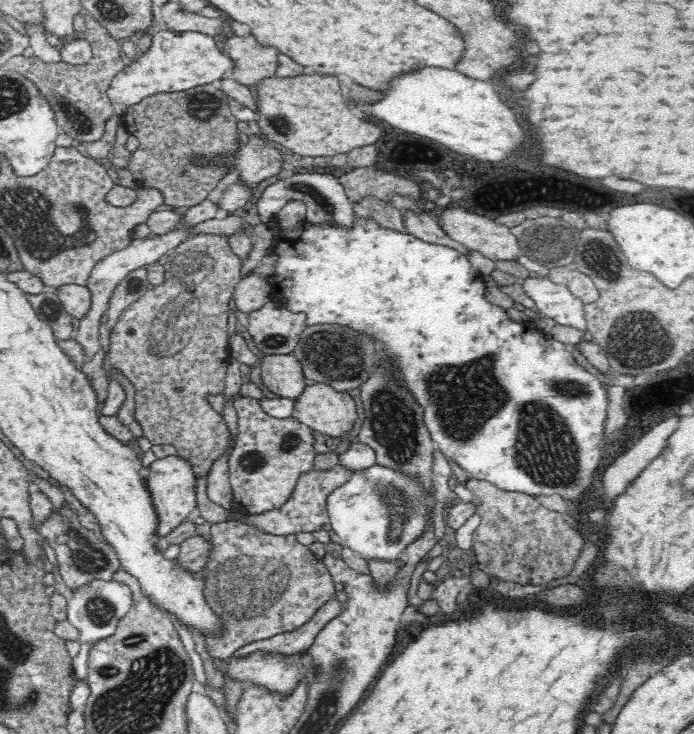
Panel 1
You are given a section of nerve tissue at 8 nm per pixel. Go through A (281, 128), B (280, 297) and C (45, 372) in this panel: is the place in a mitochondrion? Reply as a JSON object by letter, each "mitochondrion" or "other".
{"A":"mitochondrion","B":"other","C":"other"}

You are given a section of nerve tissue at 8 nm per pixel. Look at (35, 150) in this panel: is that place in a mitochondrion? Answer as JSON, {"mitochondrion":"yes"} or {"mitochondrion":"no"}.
{"mitochondrion":"no"}

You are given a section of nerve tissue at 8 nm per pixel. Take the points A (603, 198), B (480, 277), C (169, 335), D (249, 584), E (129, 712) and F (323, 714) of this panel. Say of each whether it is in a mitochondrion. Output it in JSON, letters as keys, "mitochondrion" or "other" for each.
{"A":"other","B":"other","C":"mitochondrion","D":"mitochondrion","E":"mitochondrion","F":"mitochondrion"}

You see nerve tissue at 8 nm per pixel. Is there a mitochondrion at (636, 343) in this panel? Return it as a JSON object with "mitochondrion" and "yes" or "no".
{"mitochondrion":"yes"}

